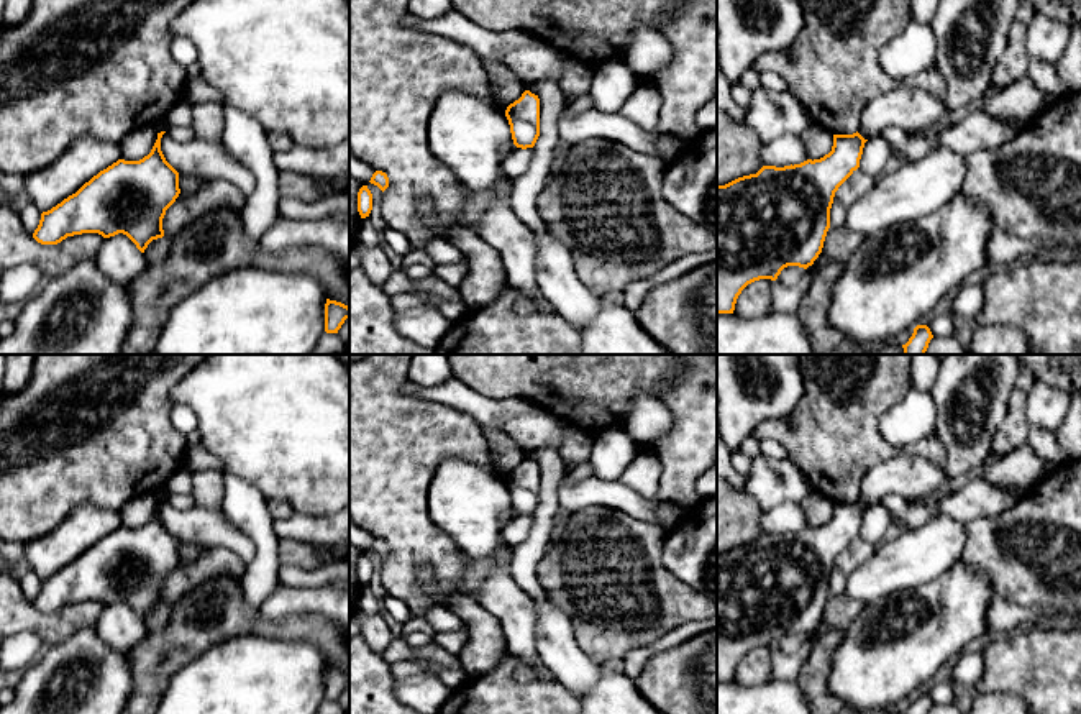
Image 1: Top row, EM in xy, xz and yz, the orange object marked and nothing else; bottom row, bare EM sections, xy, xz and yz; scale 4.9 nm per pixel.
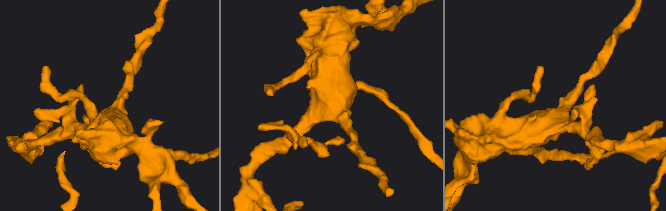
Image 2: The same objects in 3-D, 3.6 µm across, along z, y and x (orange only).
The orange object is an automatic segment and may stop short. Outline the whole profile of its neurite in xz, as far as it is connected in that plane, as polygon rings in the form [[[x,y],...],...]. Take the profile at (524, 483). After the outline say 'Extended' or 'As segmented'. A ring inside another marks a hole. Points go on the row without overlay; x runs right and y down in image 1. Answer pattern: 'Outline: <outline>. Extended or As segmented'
Outline: [[[525,458],[518,468],[505,478],[513,512],[527,517],[533,515],[540,504],[540,466]]]. As segmented

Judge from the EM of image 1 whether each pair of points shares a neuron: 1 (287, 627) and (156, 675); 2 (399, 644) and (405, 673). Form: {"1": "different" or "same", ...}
{"1": "same", "2": "different"}

